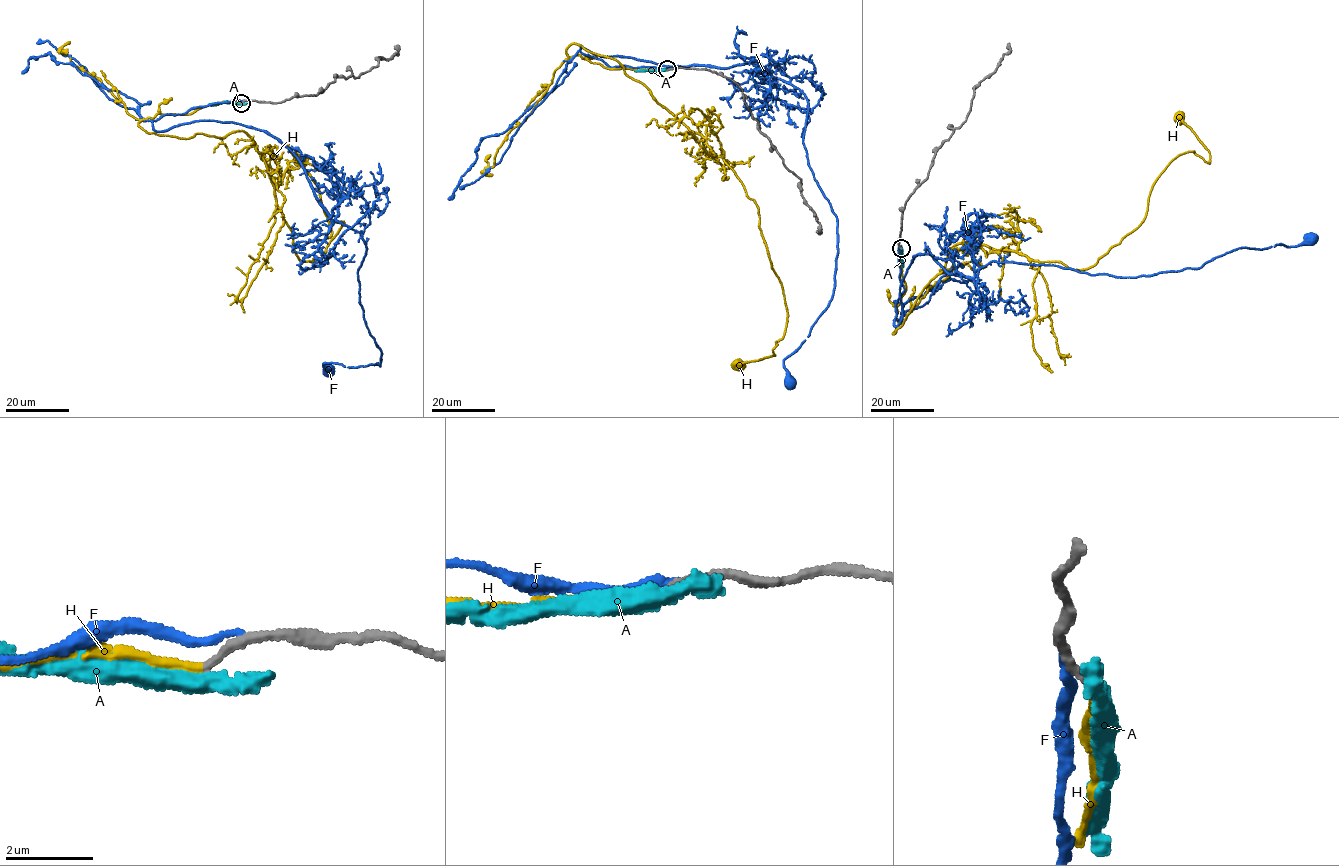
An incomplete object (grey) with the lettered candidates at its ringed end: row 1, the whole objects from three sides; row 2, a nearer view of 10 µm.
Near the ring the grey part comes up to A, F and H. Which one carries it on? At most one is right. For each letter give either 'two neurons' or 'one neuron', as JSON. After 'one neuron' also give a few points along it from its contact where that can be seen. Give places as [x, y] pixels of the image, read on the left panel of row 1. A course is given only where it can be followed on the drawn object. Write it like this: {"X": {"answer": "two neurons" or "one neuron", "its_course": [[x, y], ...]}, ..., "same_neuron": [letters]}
{"A": {"answer": "two neurons"}, "F": {"answer": "two neurons"}, "H": {"answer": "one neuron", "its_course": [[241, 102], [138, 126], [186, 139], [247, 133], [299, 261], [312, 262], [344, 223], [327, 236], [300, 159]]}, "same_neuron": ["H"]}

